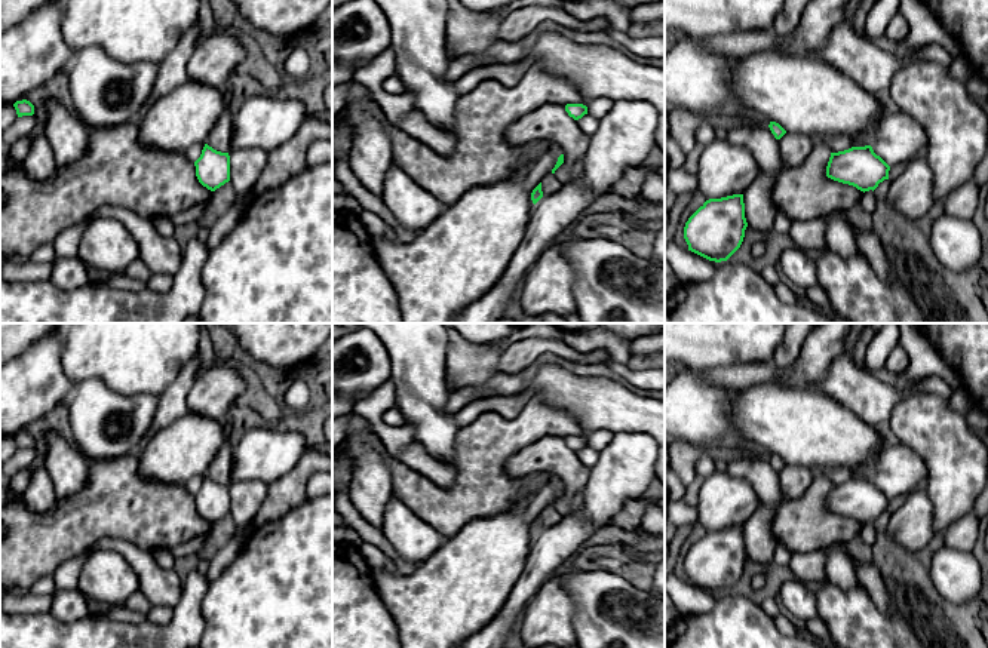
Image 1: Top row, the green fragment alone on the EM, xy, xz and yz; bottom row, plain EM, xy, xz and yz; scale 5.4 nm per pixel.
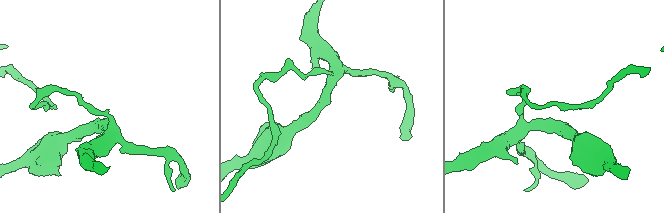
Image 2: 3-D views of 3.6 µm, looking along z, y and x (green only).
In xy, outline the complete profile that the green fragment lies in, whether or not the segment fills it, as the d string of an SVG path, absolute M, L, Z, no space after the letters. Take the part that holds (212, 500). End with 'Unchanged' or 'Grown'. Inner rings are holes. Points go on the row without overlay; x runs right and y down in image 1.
M205 476L200 489L194 494L199 515L211 523L230 513L230 488Z. Unchanged

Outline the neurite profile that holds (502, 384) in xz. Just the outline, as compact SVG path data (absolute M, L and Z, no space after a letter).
M533 363L518 374L500 372L491 377L485 384L479 387L466 387L461 390L451 390L445 411L451 415L463 409L473 400L484 397L501 397L516 394L525 390L533 377L539 372L543 363Z

